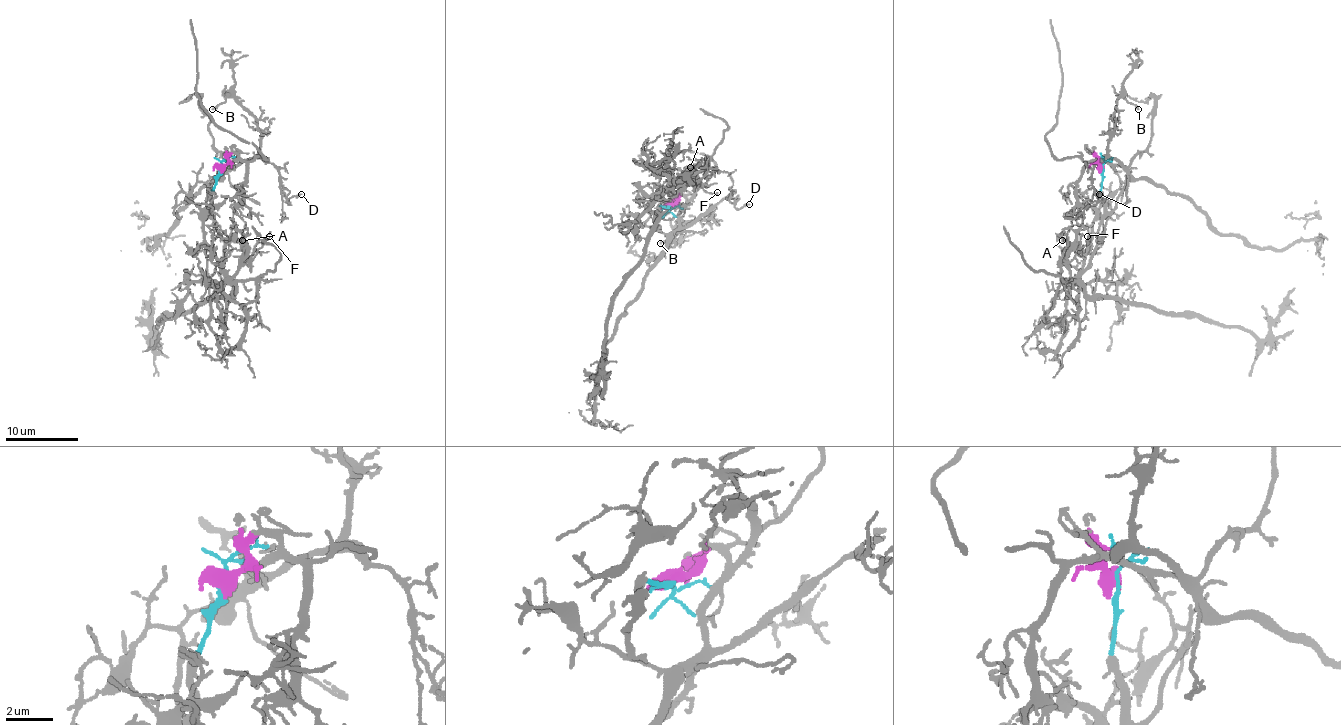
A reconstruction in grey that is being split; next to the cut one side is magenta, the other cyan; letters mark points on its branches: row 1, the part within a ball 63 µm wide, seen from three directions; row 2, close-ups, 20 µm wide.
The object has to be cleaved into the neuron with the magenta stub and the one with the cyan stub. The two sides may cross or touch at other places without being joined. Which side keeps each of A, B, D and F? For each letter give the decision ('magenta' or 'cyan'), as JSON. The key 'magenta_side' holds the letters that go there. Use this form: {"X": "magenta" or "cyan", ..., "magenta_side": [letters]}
{"A": "cyan", "B": "magenta", "D": "magenta", "F": "cyan", "magenta_side": ["B", "D"]}

